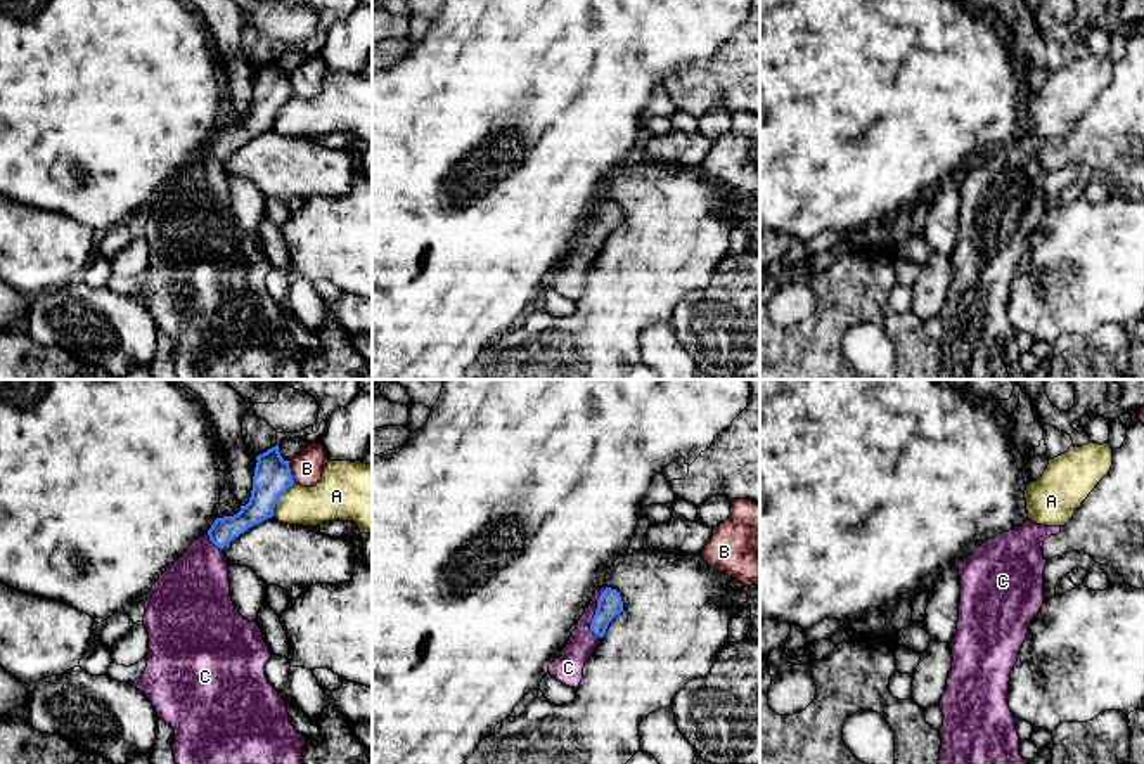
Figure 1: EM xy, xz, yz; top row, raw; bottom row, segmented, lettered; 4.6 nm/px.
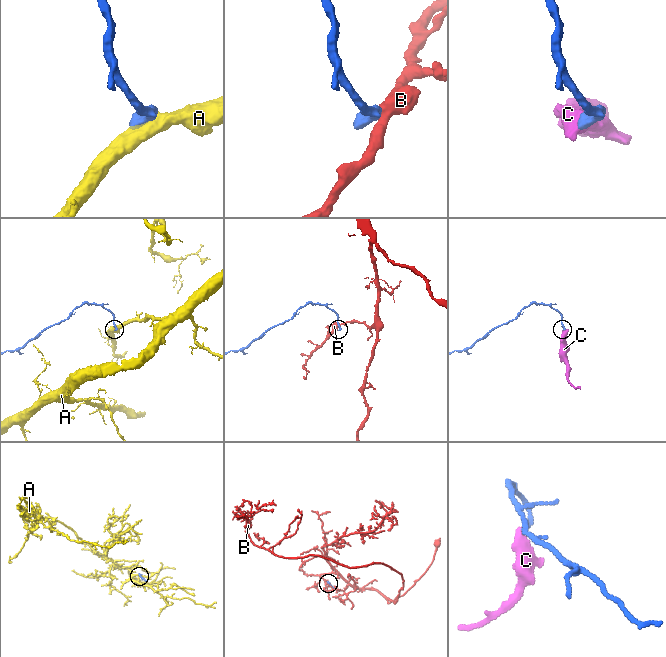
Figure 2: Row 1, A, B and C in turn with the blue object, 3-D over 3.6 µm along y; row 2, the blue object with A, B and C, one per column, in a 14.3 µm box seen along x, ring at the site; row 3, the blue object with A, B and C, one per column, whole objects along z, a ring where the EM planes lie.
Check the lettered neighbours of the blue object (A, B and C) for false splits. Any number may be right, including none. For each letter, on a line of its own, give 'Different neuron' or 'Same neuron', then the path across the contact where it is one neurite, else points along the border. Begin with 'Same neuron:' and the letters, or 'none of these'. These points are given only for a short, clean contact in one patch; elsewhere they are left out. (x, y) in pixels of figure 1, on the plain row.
Same neuron: C
A: Different neuron
B: Different neuron. Boundary: xy (288, 73), (295, 92)
C: Same neuron. Path across: xz (610, 215), (596, 224), (582, 253)

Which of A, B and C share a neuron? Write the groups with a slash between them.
A / B / C

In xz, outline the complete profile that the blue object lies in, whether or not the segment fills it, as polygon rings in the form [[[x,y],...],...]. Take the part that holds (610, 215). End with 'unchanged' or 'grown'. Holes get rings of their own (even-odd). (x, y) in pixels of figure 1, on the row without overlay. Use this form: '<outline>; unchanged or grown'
[[[597,201],[590,217],[580,229],[561,267],[549,277],[552,289],[569,300],[578,300],[583,291],[585,274],[592,269],[606,246],[609,234],[623,223],[623,213],[616,201]]]; grown

